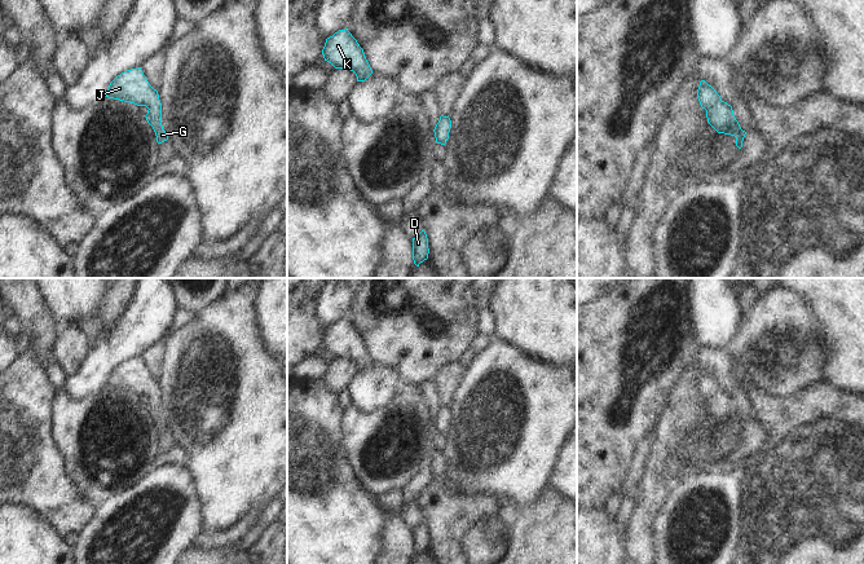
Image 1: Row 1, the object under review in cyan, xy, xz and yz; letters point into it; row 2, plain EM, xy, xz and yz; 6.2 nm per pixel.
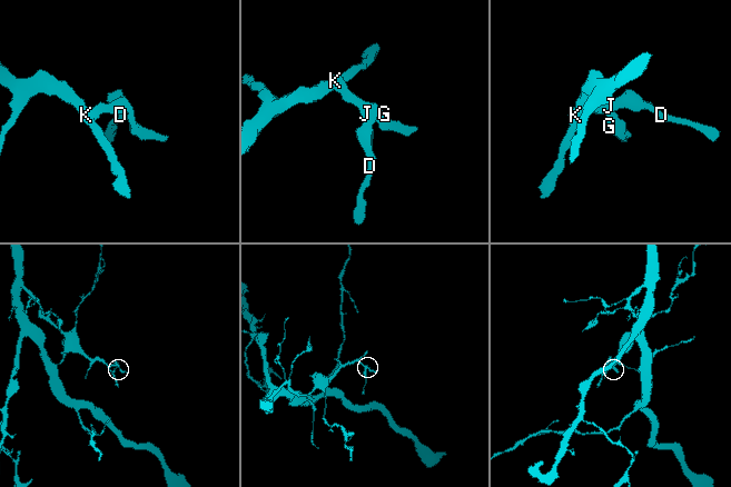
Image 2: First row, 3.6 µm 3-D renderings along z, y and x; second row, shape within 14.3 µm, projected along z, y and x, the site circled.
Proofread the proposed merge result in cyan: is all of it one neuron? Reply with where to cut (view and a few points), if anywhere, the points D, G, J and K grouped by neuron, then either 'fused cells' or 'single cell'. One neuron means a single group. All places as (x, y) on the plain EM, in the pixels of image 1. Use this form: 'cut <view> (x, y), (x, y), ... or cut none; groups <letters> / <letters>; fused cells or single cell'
cut none; groups D G J K; single cell

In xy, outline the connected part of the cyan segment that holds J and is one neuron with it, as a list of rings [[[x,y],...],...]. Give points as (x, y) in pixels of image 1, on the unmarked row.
[[[141,357],[127,360],[118,365],[109,375],[106,387],[146,396],[146,410],[153,417],[157,432],[162,433],[168,429],[168,426],[162,415],[162,393],[158,380],[154,379]]]

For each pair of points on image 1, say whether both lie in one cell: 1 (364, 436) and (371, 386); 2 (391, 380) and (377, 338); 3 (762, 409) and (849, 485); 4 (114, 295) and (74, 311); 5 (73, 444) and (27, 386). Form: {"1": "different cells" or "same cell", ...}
{"1": "different cells", "2": "different cells", "3": "same cell", "4": "different cells", "5": "different cells"}

